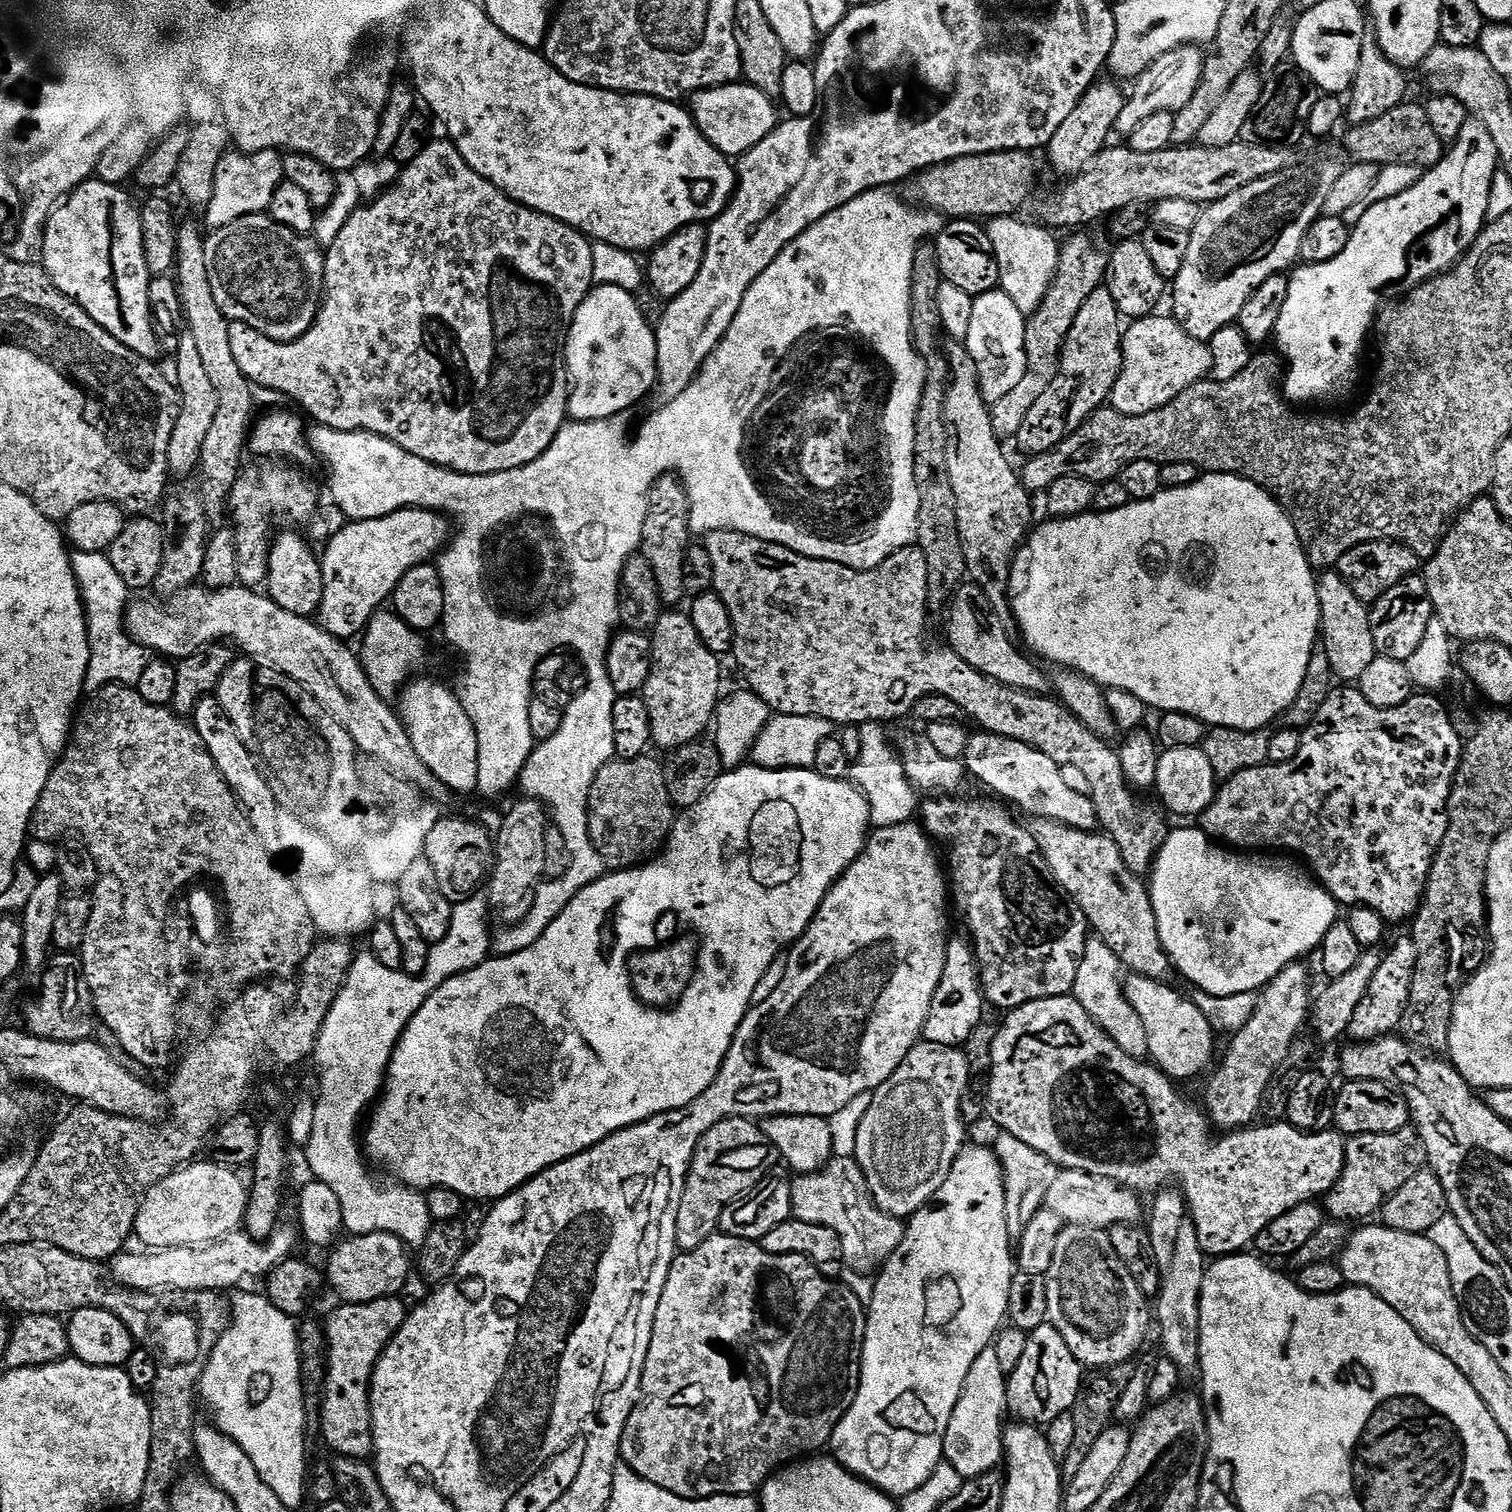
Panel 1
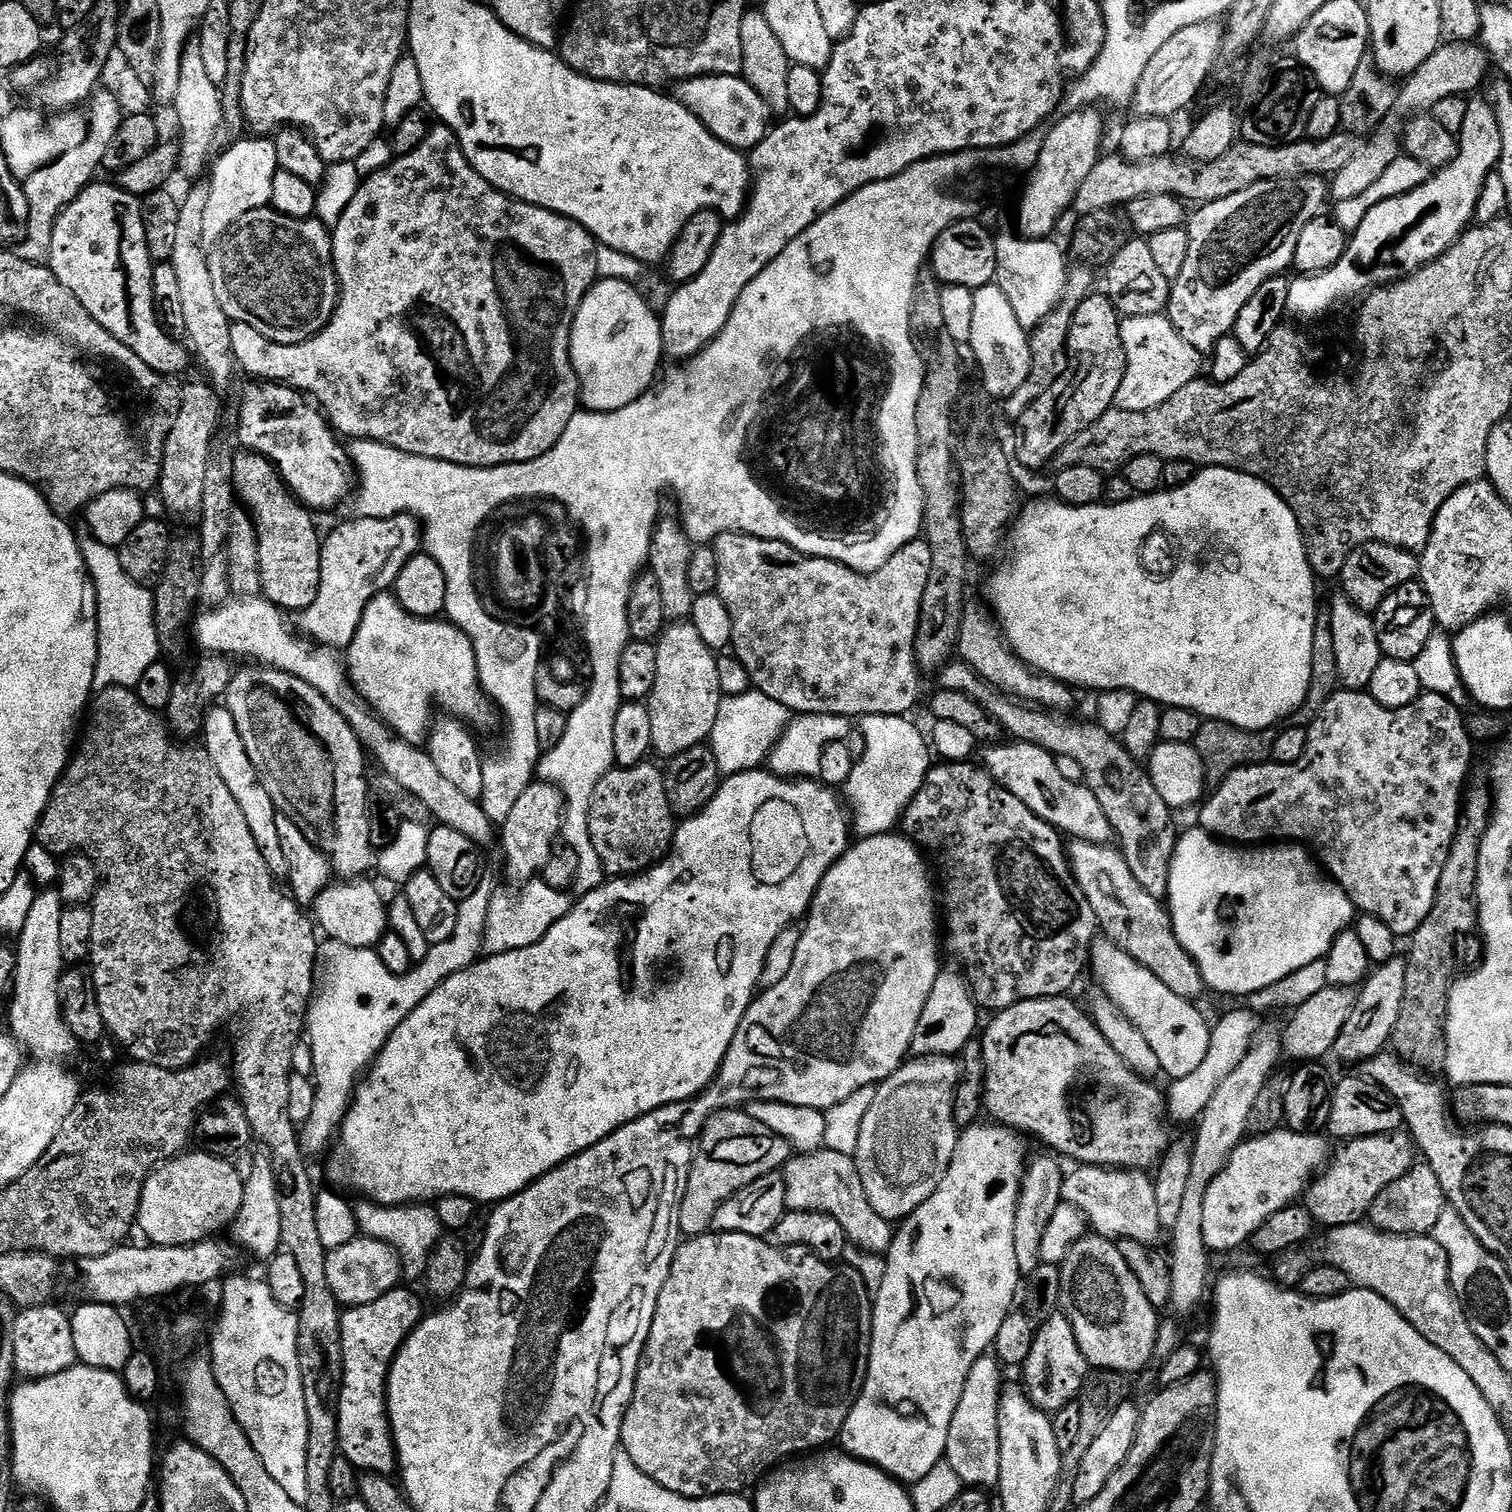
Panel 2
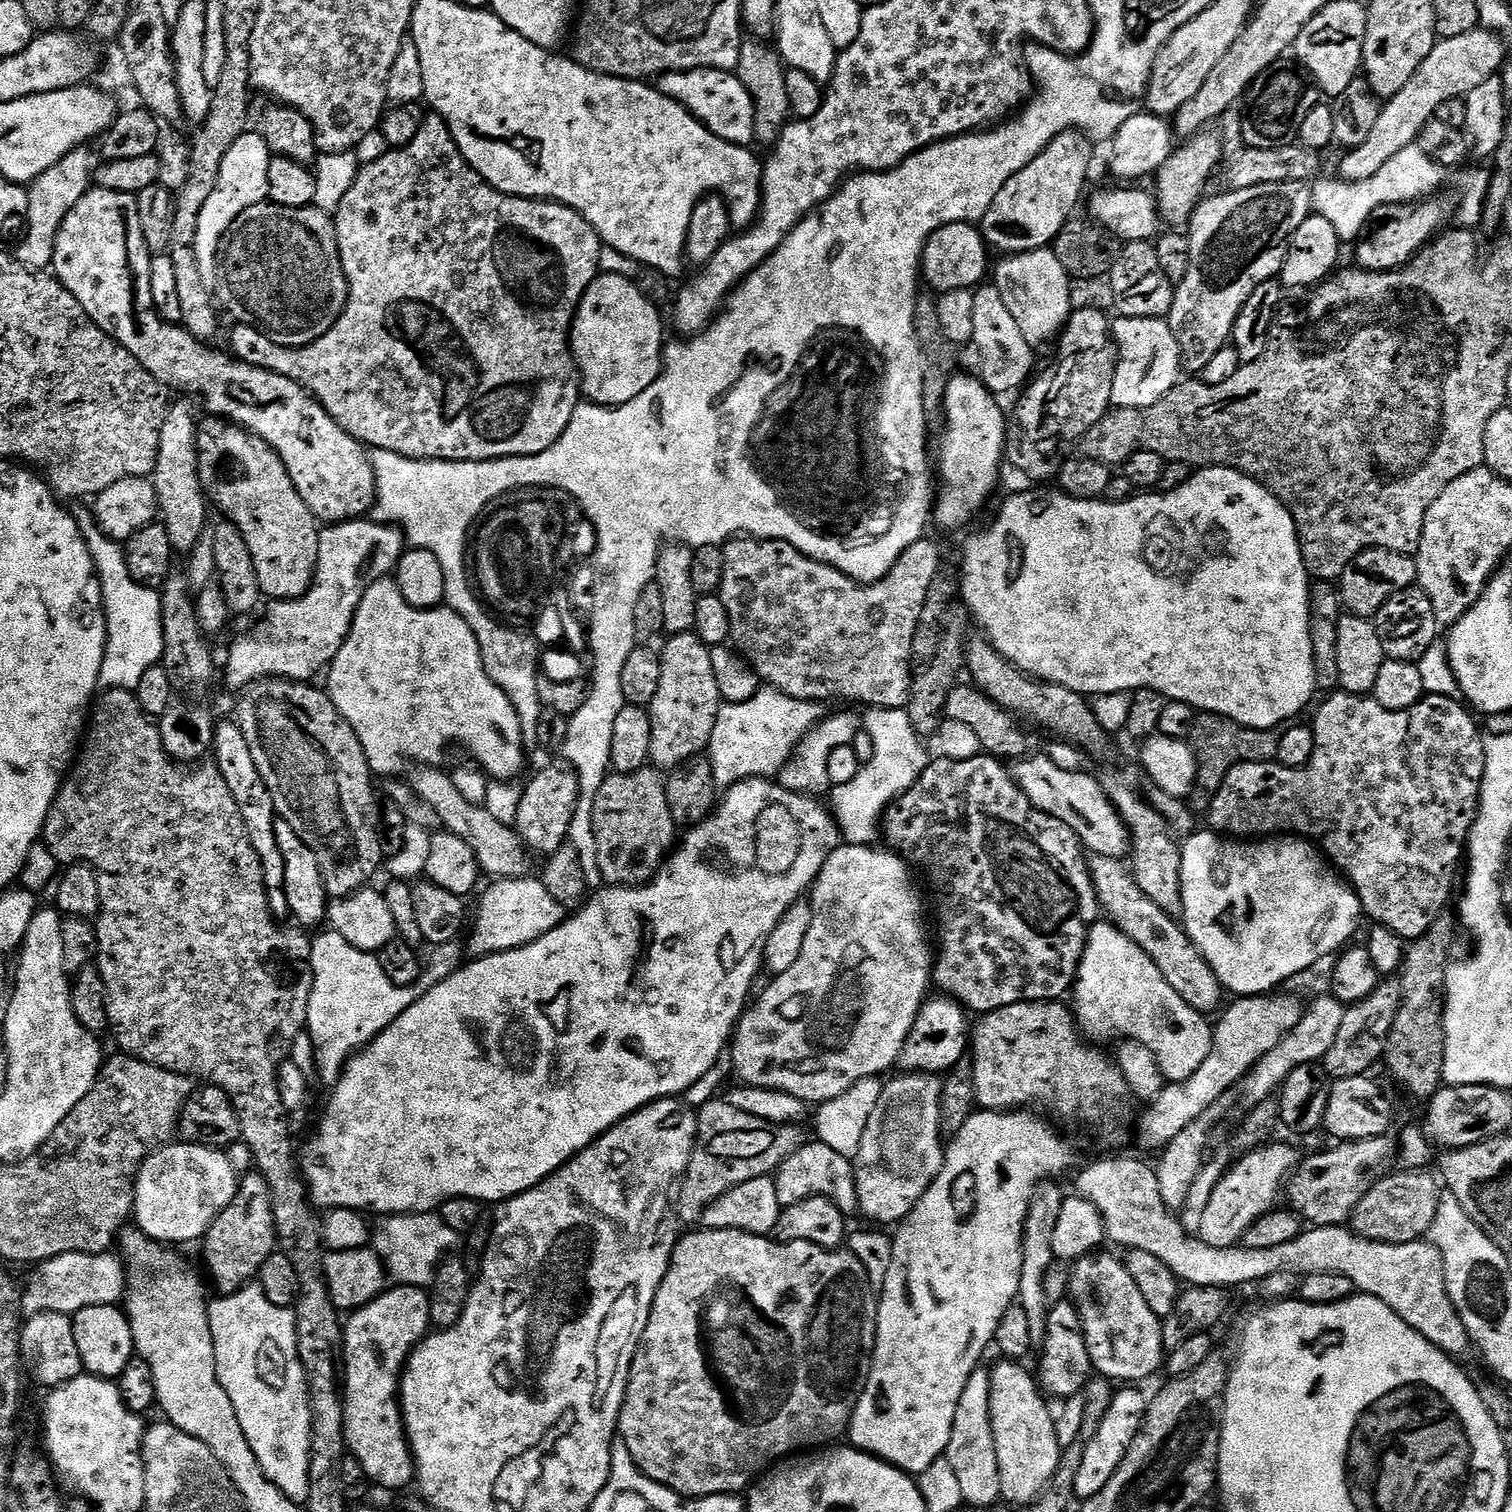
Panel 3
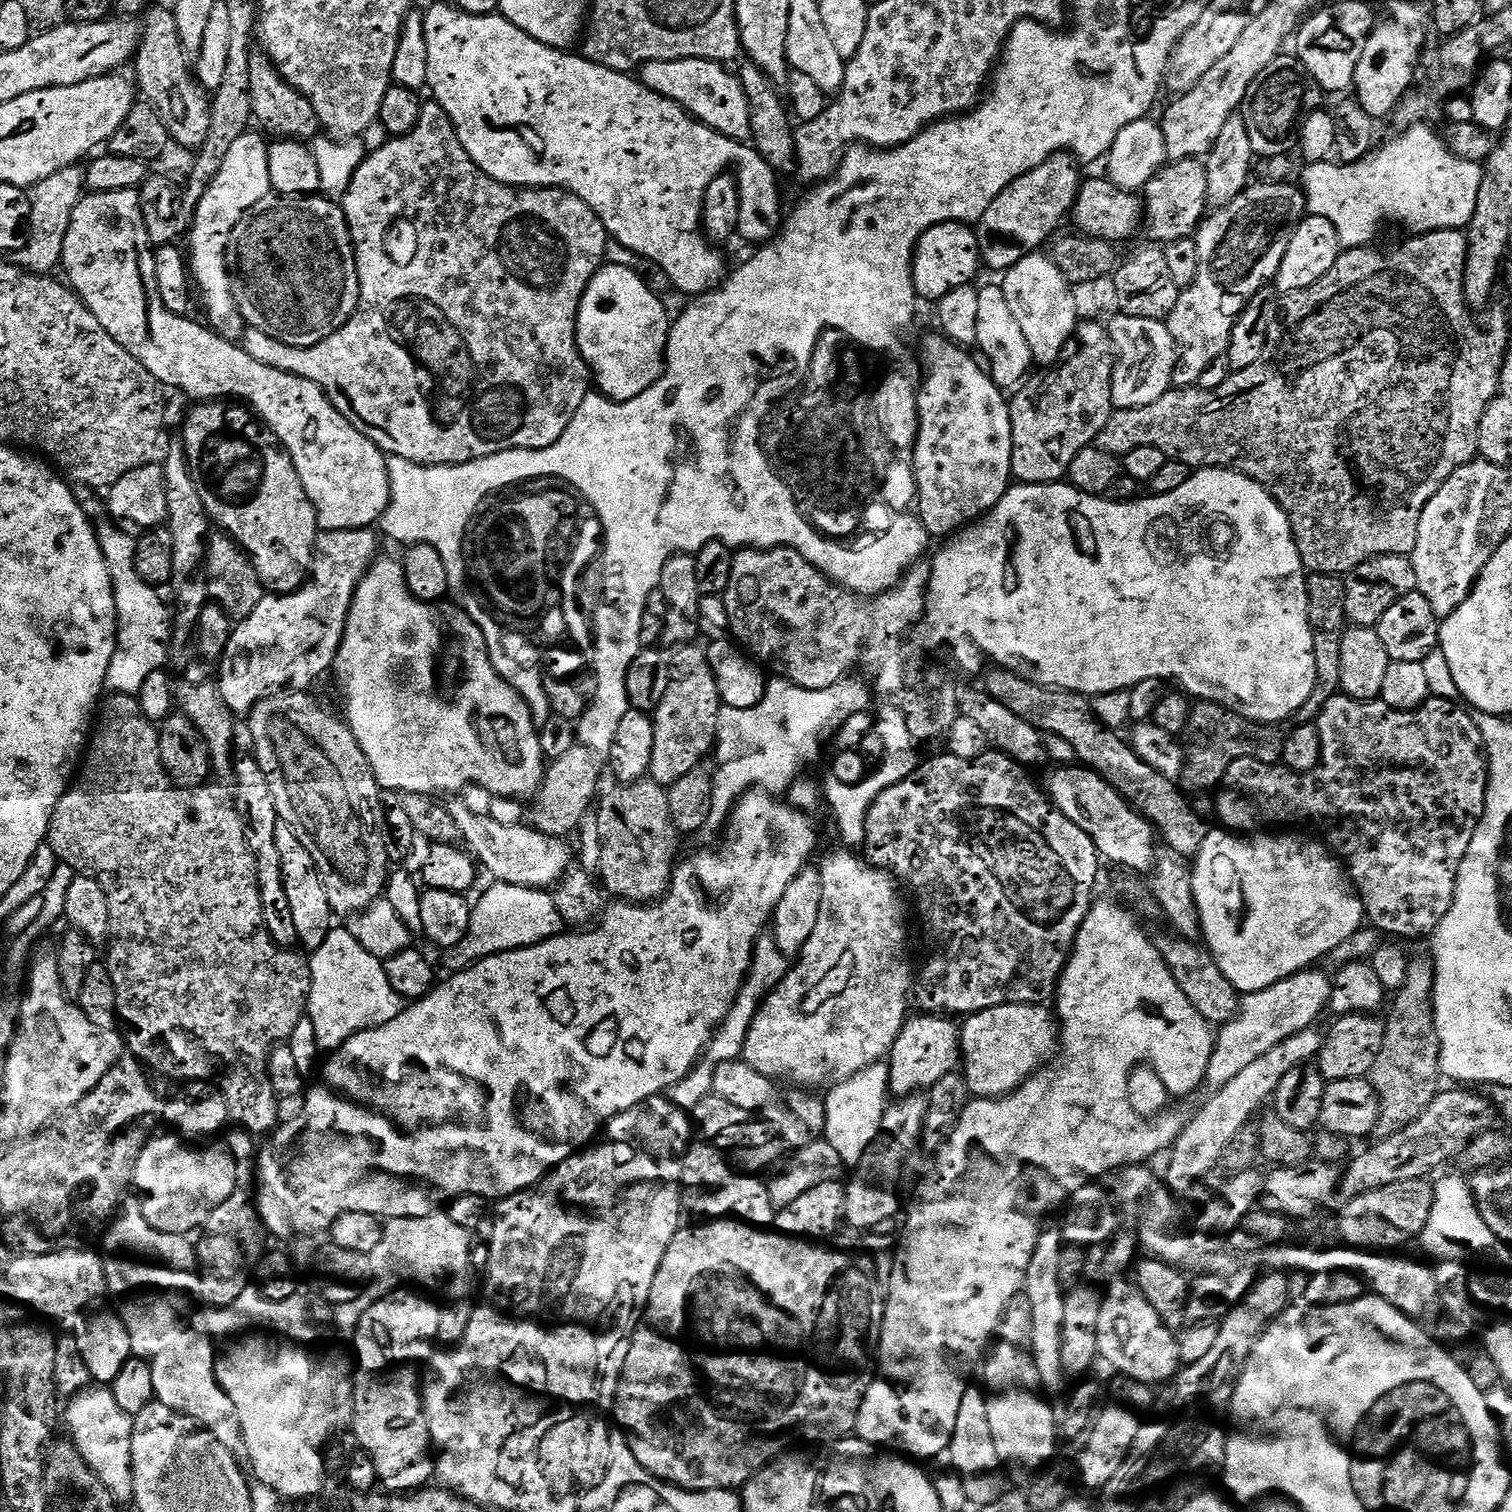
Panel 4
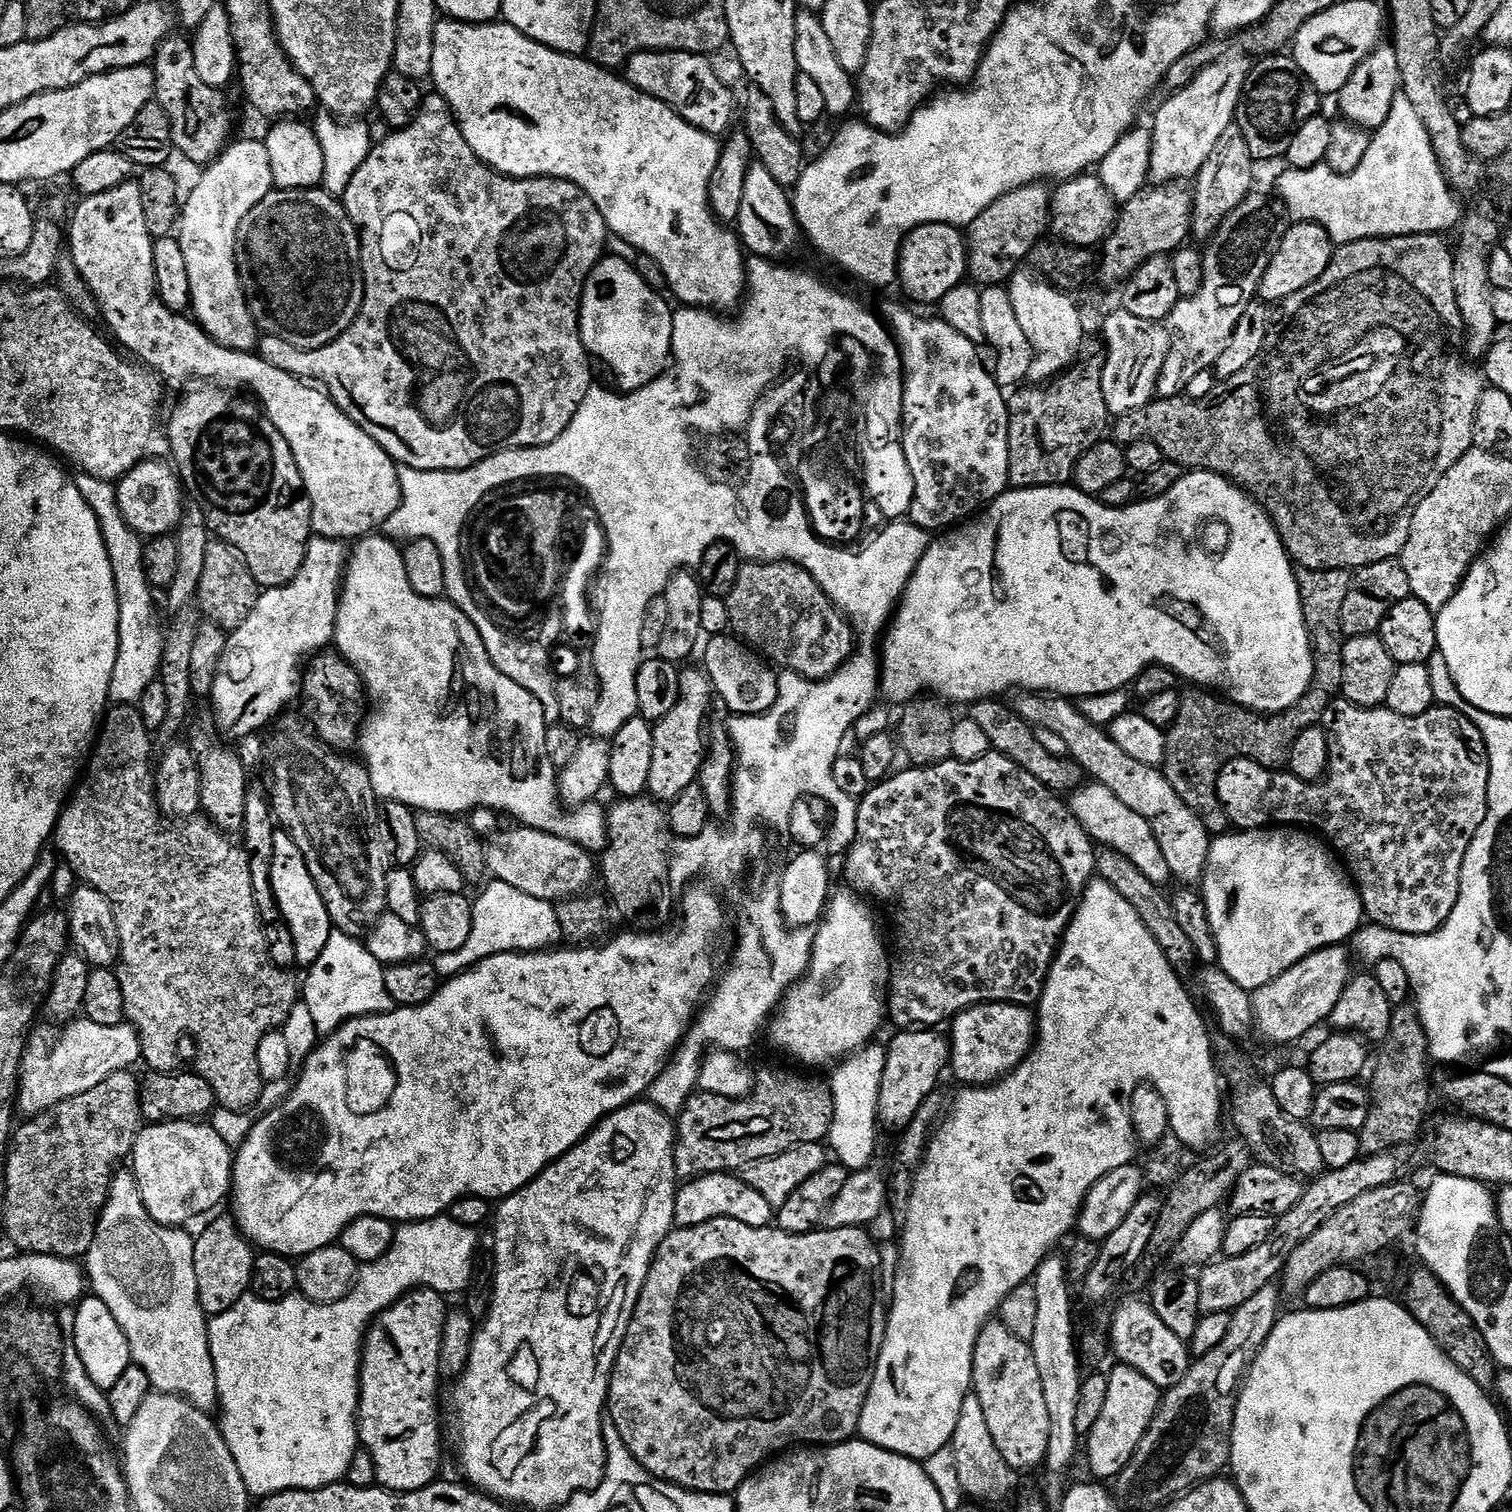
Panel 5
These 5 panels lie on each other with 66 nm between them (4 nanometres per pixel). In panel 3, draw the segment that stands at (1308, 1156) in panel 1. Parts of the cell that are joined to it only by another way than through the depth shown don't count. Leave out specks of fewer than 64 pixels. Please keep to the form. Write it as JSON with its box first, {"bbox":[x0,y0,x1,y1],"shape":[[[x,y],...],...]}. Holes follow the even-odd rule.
{"bbox":[970,1002,1298,1248],"shape":[[[1025,1002],[983,1013],[975,1021],[970,1059],[976,1103],[984,1110],[1045,1108],[1040,1110],[1053,1112],[1064,1124],[1088,1123],[1104,1136],[1131,1118],[1134,1097],[1115,1059],[1082,1038],[1073,1009],[1062,1005]],[[1273,1142],[1264,1145],[1263,1148],[1255,1148],[1252,1152],[1245,1152],[1239,1157],[1240,1161],[1233,1163],[1225,1172],[1222,1182],[1210,1194],[1210,1202],[1206,1206],[1206,1214],[1202,1217],[1202,1226],[1198,1233],[1199,1239],[1206,1241],[1215,1248],[1234,1248],[1243,1241],[1246,1230],[1258,1222],[1267,1212],[1273,1211],[1277,1207],[1276,1199],[1281,1199],[1282,1189],[1286,1181],[1295,1173],[1298,1167],[1298,1155],[1288,1144]]]}

